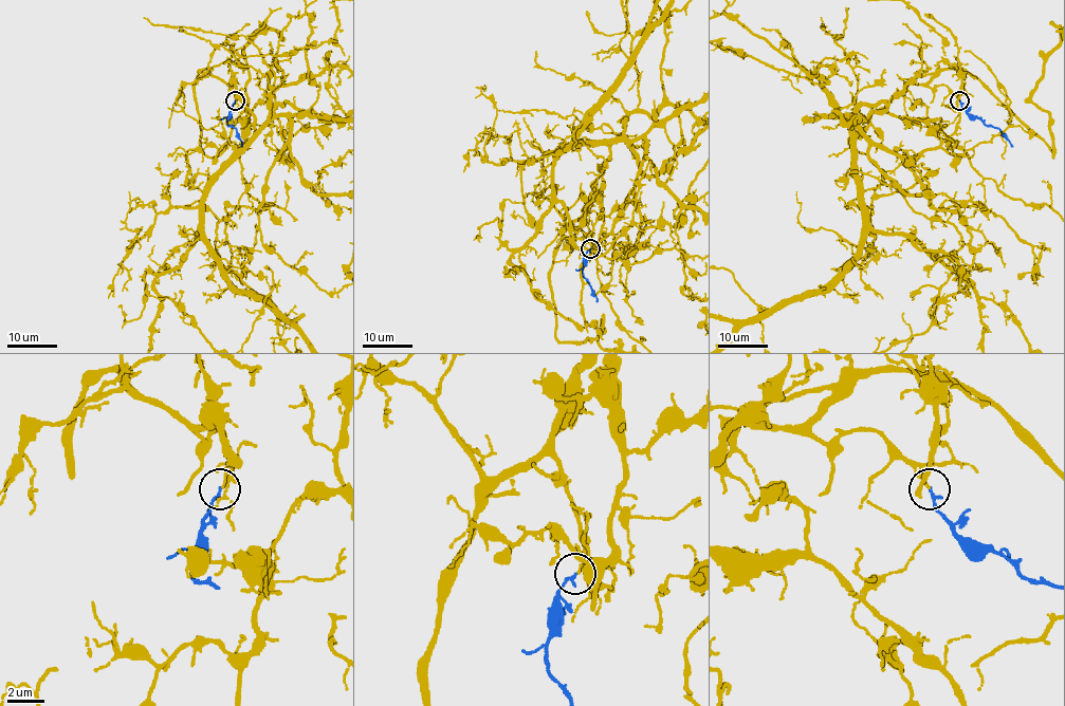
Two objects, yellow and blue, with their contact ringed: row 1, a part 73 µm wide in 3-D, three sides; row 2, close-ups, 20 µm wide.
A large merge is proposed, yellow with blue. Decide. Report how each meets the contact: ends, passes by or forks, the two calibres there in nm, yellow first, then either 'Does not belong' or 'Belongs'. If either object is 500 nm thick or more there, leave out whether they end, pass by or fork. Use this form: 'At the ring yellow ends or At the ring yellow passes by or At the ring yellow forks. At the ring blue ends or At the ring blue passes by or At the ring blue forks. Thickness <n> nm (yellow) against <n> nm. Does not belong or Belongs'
At the ring yellow ends. At the ring blue ends. Thickness 160 nm (yellow) against 160 nm. Belongs

